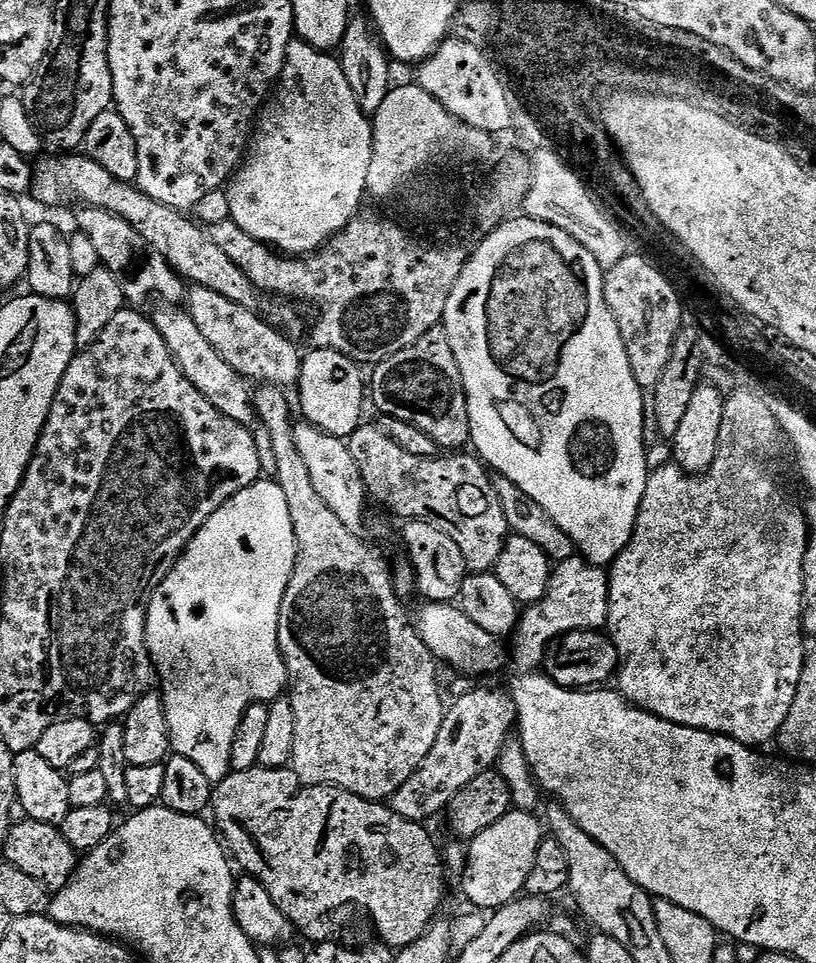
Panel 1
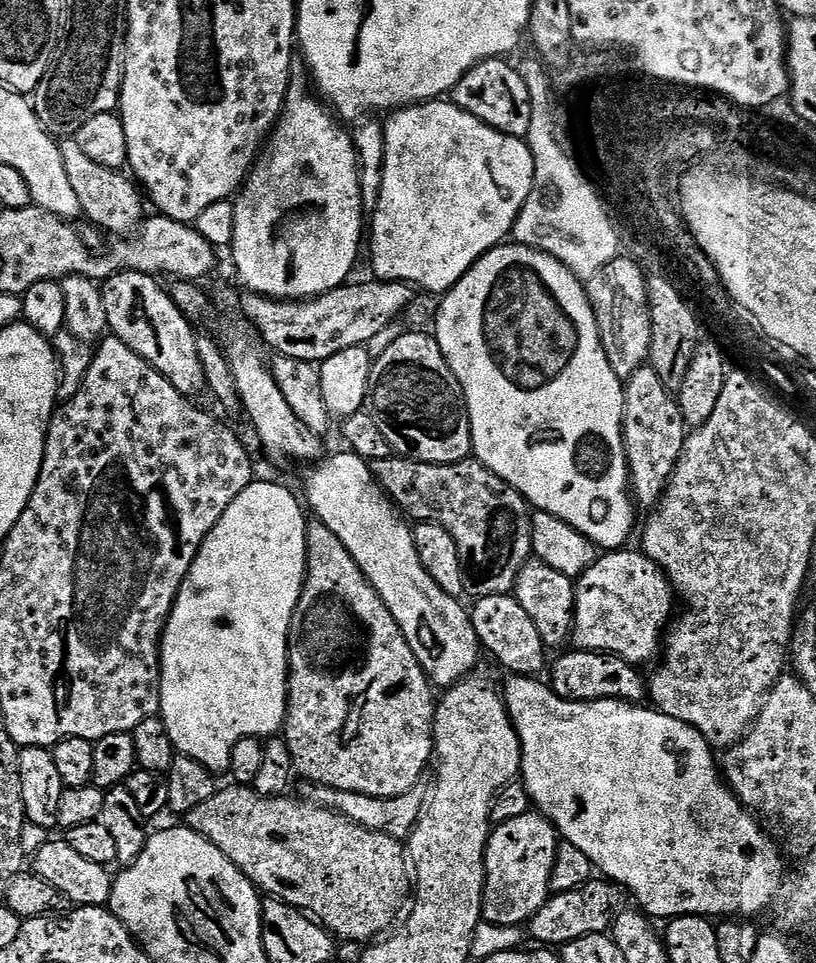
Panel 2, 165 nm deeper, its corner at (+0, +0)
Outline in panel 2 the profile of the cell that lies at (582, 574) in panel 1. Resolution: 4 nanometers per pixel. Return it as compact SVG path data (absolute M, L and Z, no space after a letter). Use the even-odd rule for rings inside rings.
M608 550L597 555L596 561L575 581L576 609L572 611L570 640L577 649L608 652L612 656L621 656L627 664L644 666L647 660L655 661L661 655L662 633L673 615L674 589L667 576L643 550L628 551Z

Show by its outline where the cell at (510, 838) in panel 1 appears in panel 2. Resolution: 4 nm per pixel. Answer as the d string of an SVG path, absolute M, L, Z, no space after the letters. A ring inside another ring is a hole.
M530 810L526 814L522 814L522 818L510 818L510 822L505 824L497 824L491 829L488 837L488 845L484 851L484 910L482 913L483 919L487 921L489 925L495 926L497 924L500 928L512 928L515 924L523 925L526 921L530 920L533 914L539 910L539 908L548 901L550 895L550 889L548 882L550 880L550 870L554 864L554 854L556 853L556 845L558 843L558 833L555 828L552 827L552 821L546 819L545 816L541 816L539 811Z

